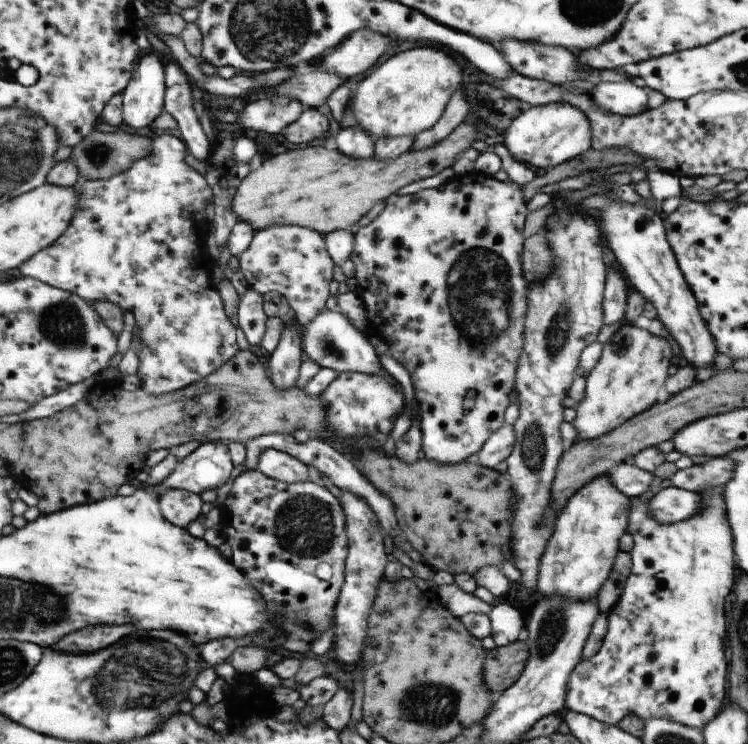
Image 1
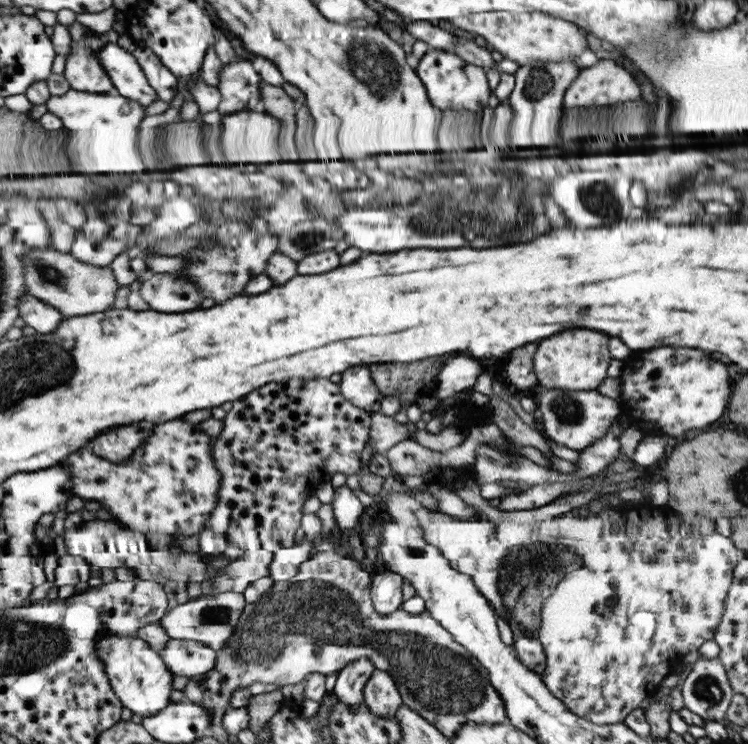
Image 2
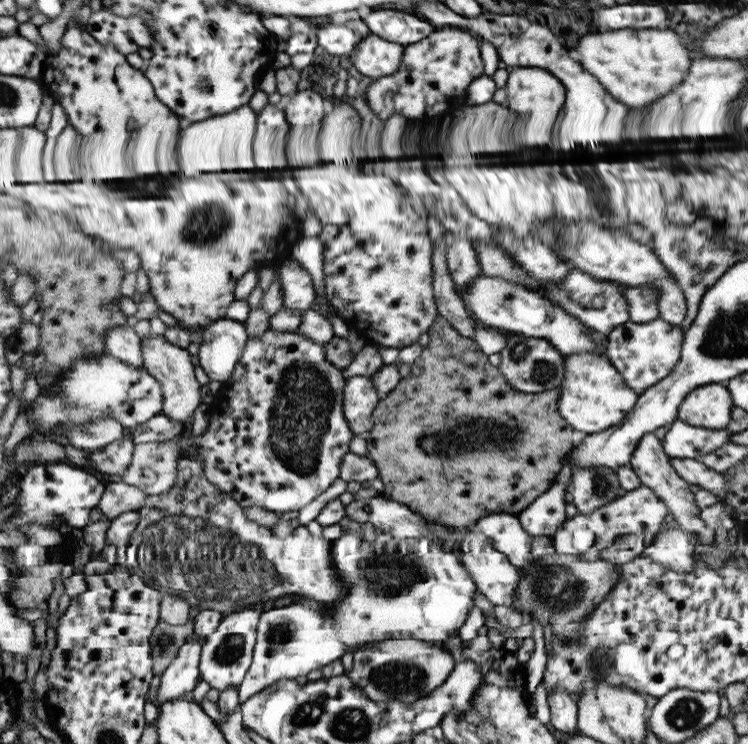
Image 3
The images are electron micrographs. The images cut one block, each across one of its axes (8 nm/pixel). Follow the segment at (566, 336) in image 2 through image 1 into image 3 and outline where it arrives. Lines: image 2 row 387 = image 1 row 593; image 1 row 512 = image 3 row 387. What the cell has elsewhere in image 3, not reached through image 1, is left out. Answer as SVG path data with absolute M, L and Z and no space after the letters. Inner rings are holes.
M587 351L568 354L562 360L564 375L558 387L557 413L576 435L593 434L620 423L638 397L613 368L609 359Z

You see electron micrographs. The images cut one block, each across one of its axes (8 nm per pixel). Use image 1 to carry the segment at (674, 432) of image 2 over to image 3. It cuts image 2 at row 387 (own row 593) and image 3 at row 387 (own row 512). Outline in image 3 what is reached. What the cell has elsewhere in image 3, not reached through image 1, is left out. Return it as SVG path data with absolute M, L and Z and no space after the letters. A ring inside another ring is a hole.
M657 317L643 324L627 320L608 332L606 339L607 347L603 355L622 376L624 383L639 395L646 388L660 382L674 369L680 357L680 344L683 342L684 334L679 326L673 326ZM722 383L693 388L679 403L676 418L689 426L725 429L731 415L732 402Z

